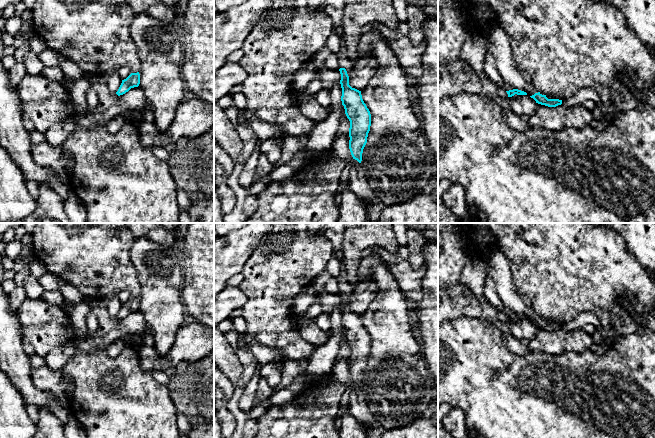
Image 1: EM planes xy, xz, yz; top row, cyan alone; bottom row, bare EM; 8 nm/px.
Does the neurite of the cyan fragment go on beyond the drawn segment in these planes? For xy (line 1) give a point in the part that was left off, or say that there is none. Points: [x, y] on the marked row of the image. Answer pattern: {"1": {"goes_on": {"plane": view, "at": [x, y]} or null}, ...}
{"1": {"goes_on": null}}

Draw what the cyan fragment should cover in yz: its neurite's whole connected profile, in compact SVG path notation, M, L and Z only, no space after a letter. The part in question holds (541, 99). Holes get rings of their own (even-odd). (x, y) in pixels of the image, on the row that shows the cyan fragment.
M540 92L535 93L534 95L530 96L530 97L533 98L536 101L536 103L541 104L541 105L545 105L548 107L556 107L556 106L562 104L562 100L548 99L546 97L546 95L542 95Z

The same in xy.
M131 73L126 79L122 80L122 83L116 92L118 96L125 94L128 92L131 88L138 87L140 84L140 74L137 73Z

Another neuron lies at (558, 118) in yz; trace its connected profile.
M538 104L534 114L528 118L530 127L537 127L549 131L562 131L567 128L582 129L594 121L592 111L582 105L566 107L558 105L548 107Z

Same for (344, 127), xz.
M341 104L340 106L340 127L339 127L339 131L337 132L335 138L343 137L343 138L347 138L348 140L350 140L349 128L350 128L350 121L345 114L344 106Z

